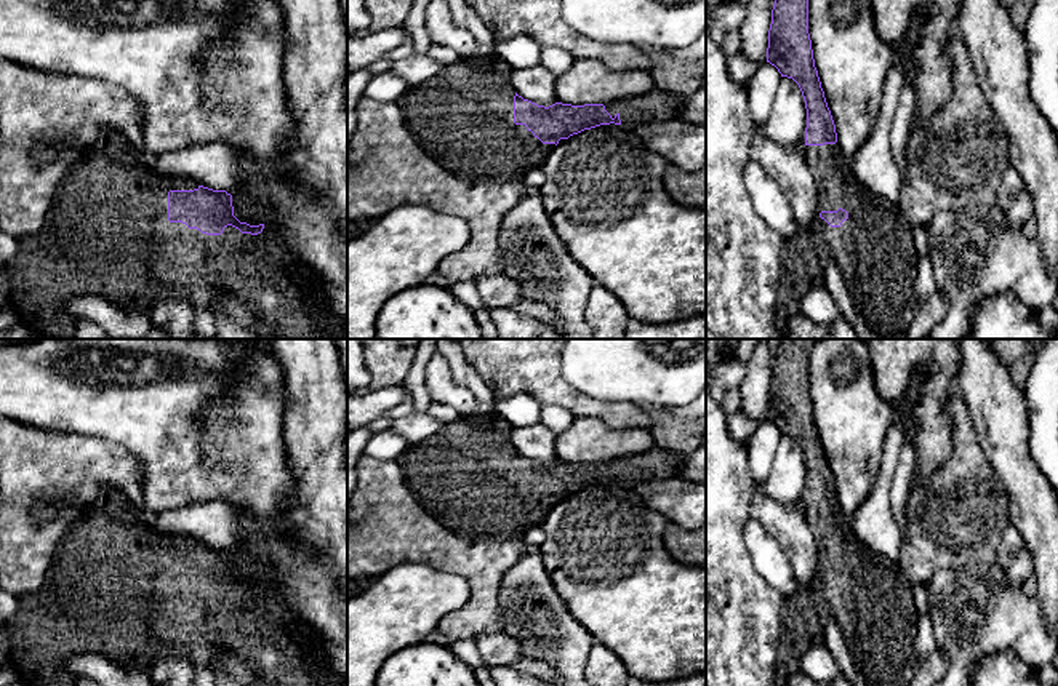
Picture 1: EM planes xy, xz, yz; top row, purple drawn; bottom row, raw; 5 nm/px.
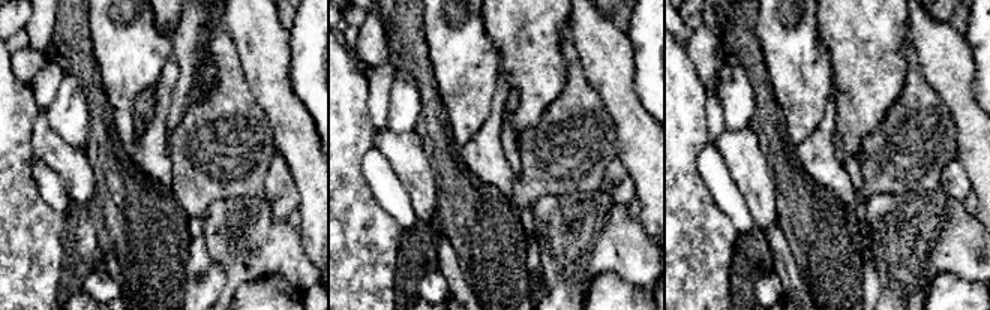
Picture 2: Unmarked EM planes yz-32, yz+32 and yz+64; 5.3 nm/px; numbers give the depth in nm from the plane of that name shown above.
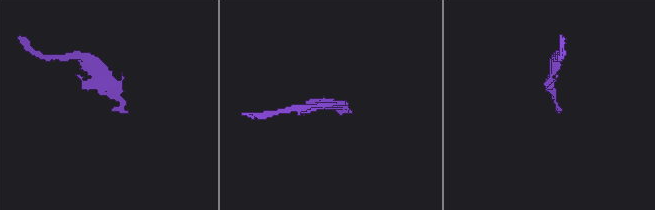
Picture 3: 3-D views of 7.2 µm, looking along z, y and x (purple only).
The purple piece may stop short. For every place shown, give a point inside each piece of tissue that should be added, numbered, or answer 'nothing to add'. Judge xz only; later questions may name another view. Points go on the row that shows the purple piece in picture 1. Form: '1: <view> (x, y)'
1: xz (463, 117)

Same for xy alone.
1: xy (108, 234)

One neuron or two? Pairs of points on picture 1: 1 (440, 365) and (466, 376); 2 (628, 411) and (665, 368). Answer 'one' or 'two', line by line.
1: two
2: two

